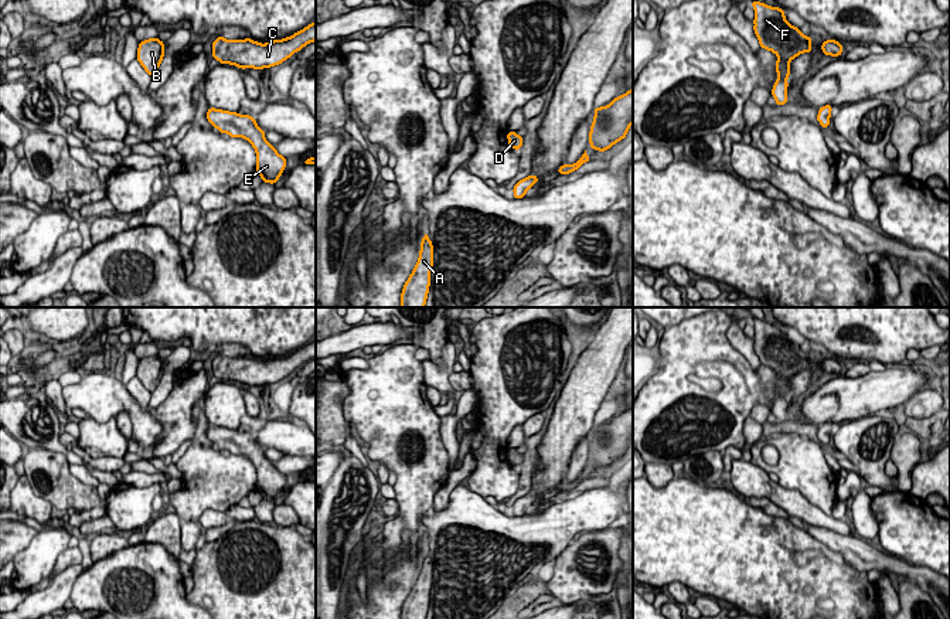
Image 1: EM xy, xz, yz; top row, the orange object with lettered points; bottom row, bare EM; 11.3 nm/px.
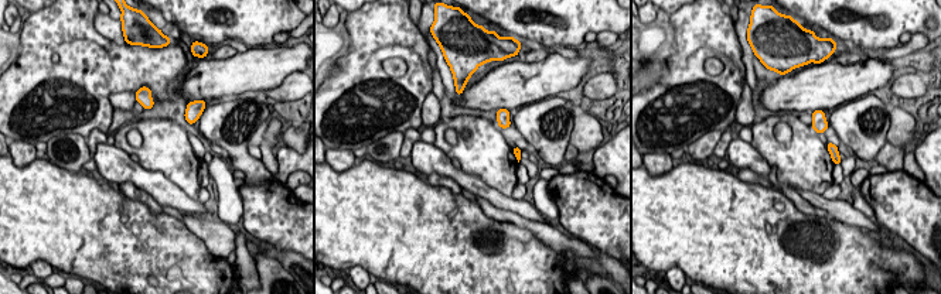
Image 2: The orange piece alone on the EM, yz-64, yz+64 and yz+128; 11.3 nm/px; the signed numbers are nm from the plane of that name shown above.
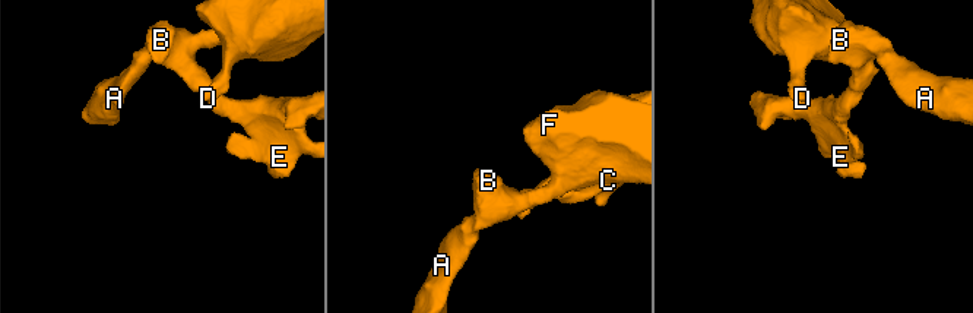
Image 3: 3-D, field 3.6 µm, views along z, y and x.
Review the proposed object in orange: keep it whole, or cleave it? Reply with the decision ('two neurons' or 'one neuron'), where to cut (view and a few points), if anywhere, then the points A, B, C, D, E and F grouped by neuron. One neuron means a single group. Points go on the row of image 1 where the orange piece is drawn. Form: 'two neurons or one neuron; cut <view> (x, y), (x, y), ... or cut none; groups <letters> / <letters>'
one neuron; cut none; groups A B C D E F

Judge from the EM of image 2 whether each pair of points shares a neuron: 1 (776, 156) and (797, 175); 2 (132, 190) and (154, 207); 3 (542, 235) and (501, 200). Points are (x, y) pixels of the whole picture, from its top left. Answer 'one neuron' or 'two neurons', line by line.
1: one neuron
2: one neuron
3: two neurons

